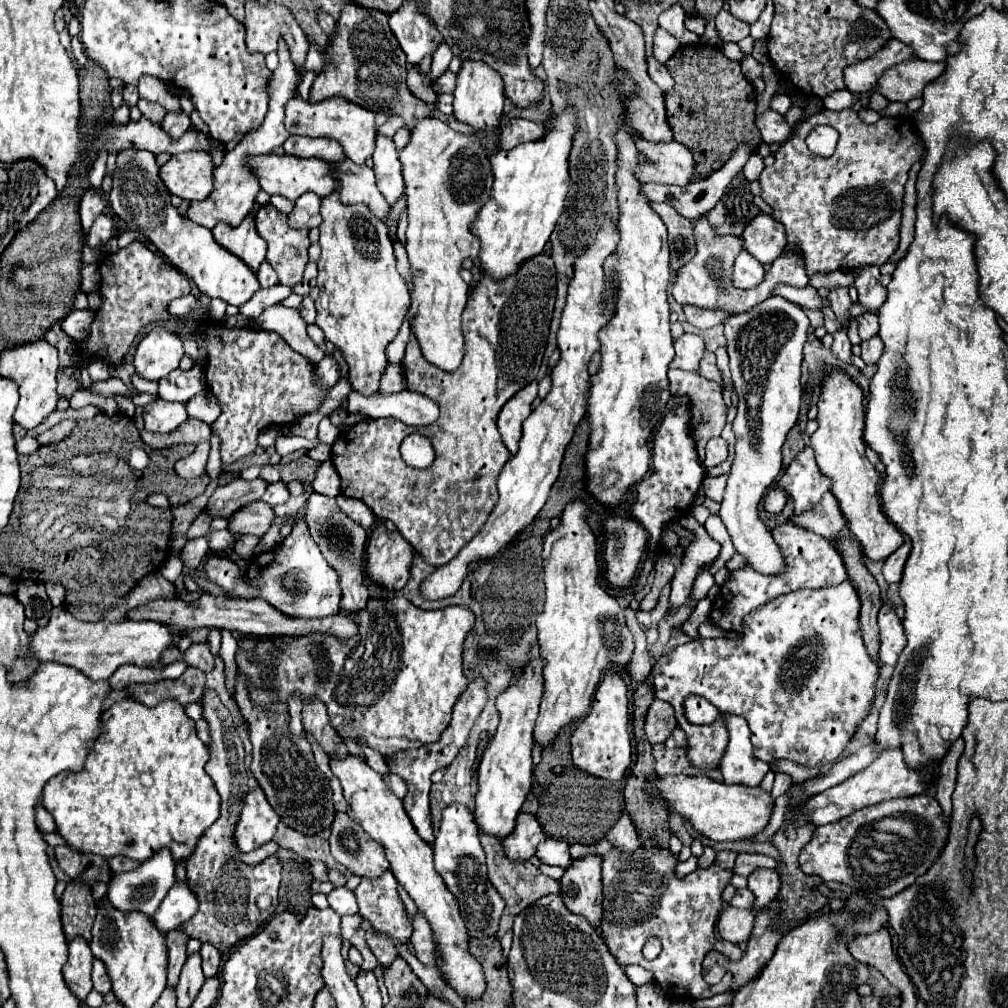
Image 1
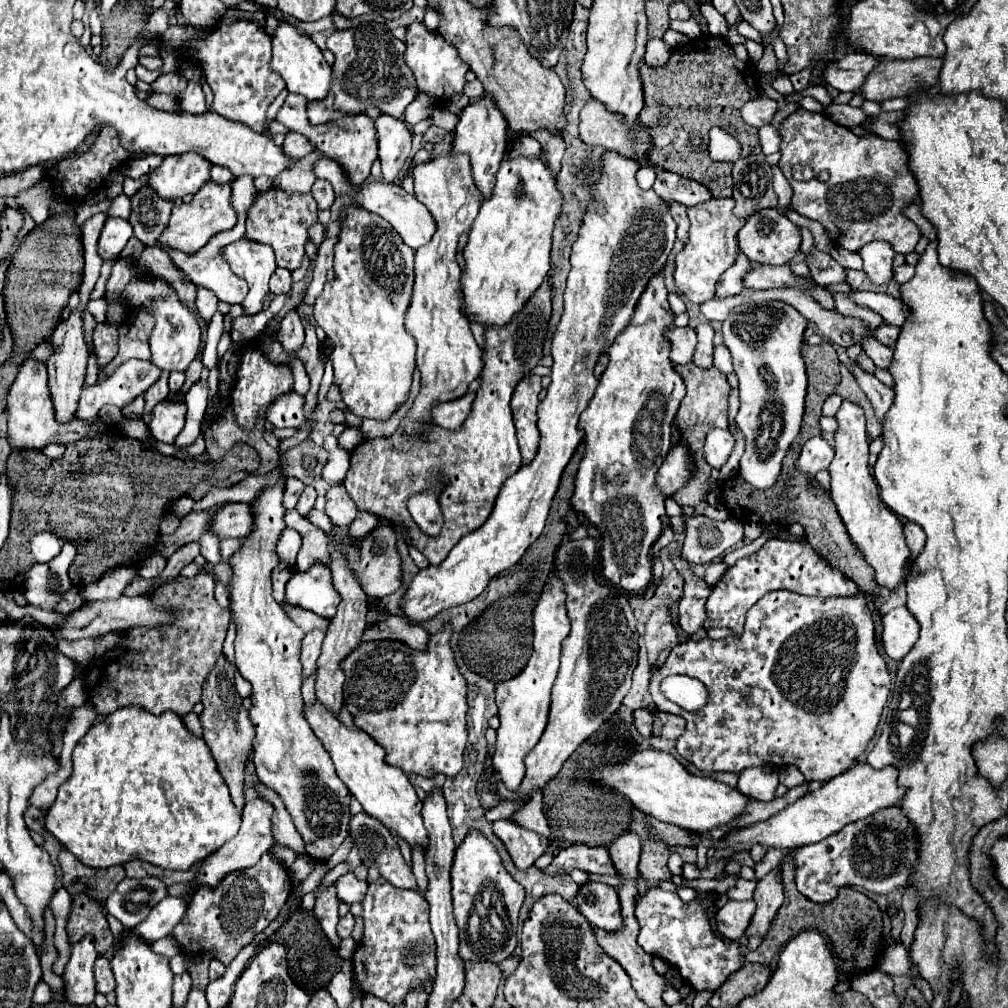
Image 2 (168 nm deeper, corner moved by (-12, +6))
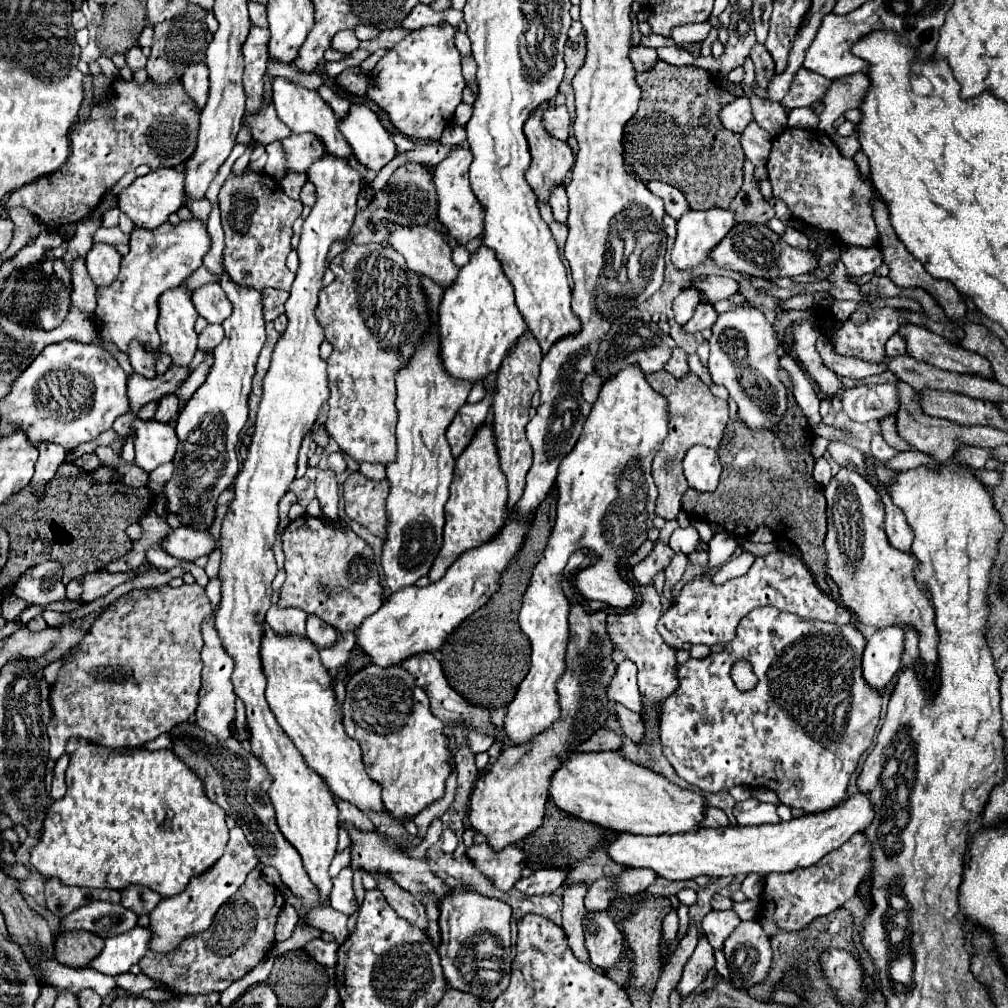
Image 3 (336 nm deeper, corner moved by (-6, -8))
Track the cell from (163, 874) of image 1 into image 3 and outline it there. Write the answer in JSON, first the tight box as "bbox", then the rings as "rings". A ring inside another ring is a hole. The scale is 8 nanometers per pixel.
{"bbox":[60,902,138,938],"rings":[[[90,902],[88,906],[82,906],[72,914],[64,916],[60,920],[60,930],[64,932],[86,930],[100,938],[110,938],[132,930],[136,926],[136,920],[138,916],[132,914],[130,910],[124,910],[122,904]]]}

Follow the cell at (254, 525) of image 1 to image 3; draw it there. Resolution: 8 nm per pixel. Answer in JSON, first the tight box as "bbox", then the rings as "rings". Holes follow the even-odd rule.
{"bbox":[162,528,216,562],"rings":[[[176,528],[162,540],[162,550],[178,560],[194,562],[200,556],[208,556],[216,548],[216,540],[210,530],[192,530],[192,528]]]}

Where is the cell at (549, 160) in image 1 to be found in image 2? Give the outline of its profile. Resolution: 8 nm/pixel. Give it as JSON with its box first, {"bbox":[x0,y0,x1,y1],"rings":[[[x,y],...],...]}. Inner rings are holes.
{"bbox":[462,156,564,326],"rings":[[[542,156],[526,158],[506,158],[496,172],[496,186],[492,196],[482,202],[480,212],[472,224],[470,240],[464,248],[466,270],[462,276],[462,290],[464,290],[464,310],[470,320],[478,320],[484,326],[502,326],[510,322],[518,308],[534,294],[534,290],[542,284],[550,270],[550,248],[552,248],[552,232],[554,224],[562,212],[564,196],[558,190],[556,176],[550,170],[550,164],[542,160]]]}

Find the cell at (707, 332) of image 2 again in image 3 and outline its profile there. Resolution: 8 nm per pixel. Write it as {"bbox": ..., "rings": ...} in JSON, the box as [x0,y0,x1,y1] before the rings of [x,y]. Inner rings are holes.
{"bbox":[664,348,688,378],"rings":[[[674,348],[670,354],[670,360],[664,364],[664,370],[676,378],[682,378],[682,374],[688,374],[688,364],[686,364],[686,352],[680,348]]]}

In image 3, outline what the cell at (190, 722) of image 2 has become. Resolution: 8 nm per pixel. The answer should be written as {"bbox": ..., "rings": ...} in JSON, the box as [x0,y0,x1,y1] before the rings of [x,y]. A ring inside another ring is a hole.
{"bbox":[143,733,172,751],"rings":[[[164,733],[158,736],[158,738],[147,742],[143,745],[144,748],[150,750],[150,751],[156,751],[160,749],[166,749],[172,747],[172,736],[170,736],[170,733]]]}

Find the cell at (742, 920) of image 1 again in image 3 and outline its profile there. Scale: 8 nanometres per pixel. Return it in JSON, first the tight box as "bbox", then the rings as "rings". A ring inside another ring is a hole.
{"bbox":[702,910,740,950],"rings":[[[710,910],[702,920],[702,930],[708,942],[712,944],[712,948],[722,950],[724,940],[736,930],[738,924],[740,924],[740,918],[734,910],[724,910],[724,912]]]}

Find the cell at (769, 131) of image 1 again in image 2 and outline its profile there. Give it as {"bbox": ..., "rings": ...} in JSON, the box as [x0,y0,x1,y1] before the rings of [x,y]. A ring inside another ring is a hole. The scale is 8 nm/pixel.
{"bbox":[742,98,778,128],"rings":[[[770,98],[750,100],[742,106],[742,118],[746,120],[746,124],[756,126],[756,128],[772,124],[776,112],[778,112],[778,102],[770,100]]]}

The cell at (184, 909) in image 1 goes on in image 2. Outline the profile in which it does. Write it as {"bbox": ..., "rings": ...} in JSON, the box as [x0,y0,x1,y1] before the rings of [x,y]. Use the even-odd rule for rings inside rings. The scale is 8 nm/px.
{"bbox":[134,896,188,942],"rings":[[[166,896],[158,906],[152,908],[150,916],[134,926],[134,932],[142,936],[146,942],[156,942],[158,938],[164,938],[172,932],[172,928],[184,918],[188,910],[188,902],[180,896]]]}

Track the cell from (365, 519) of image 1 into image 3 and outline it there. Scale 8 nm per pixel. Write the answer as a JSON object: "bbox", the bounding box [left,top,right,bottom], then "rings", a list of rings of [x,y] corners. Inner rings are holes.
{"bbox":[306,616,336,648],"rings":[[[308,616],[306,620],[306,636],[318,646],[318,648],[328,648],[336,642],[336,630],[328,626],[326,622],[320,622],[320,618]]]}

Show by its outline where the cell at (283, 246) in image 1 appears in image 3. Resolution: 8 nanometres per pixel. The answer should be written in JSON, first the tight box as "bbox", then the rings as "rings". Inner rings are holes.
{"bbox":[220,170,302,290],"rings":[[[244,170],[242,176],[226,178],[228,190],[220,190],[220,218],[224,228],[224,272],[242,288],[278,288],[290,290],[294,272],[286,266],[286,256],[292,250],[292,224],[302,214],[302,202],[284,194],[280,184],[266,172]]]}

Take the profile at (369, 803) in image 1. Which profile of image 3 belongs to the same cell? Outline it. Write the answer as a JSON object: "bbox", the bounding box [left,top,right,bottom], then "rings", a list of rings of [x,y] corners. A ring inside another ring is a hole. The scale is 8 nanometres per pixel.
{"bbox":[260,622,384,812],"rings":[[[264,622],[260,660],[268,680],[266,700],[288,738],[304,756],[306,764],[318,772],[328,788],[342,800],[352,802],[362,810],[384,812],[380,802],[380,786],[370,782],[362,758],[360,746],[354,742],[342,726],[342,710],[336,706],[336,694],[332,688],[332,676],[322,666],[316,646],[306,636],[294,632],[276,632]]]}

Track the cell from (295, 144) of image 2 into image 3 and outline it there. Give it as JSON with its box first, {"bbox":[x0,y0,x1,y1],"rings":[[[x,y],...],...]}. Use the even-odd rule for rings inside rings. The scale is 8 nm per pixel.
{"bbox":[264,142,284,180],"rings":[[[270,142],[264,146],[266,154],[268,154],[268,162],[266,162],[266,174],[274,176],[274,180],[280,180],[284,174],[284,150],[280,142]]]}

